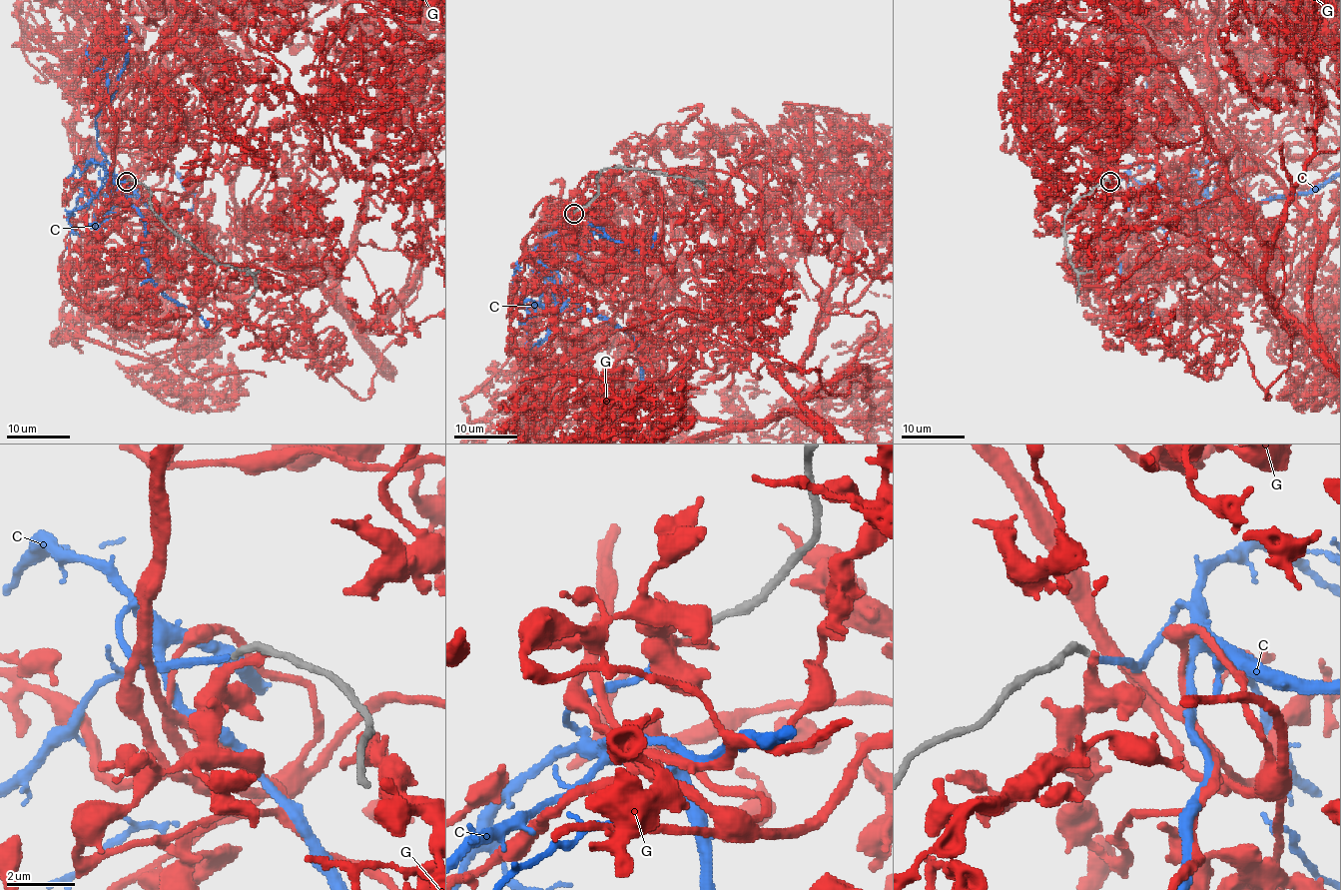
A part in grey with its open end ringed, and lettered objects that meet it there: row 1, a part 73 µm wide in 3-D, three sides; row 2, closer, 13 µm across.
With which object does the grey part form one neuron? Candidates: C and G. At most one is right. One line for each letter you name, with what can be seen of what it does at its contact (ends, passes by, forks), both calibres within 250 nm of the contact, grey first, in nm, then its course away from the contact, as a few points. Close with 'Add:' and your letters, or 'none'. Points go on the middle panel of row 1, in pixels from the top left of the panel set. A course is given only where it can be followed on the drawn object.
C: it ends; calibres 200 and 180 nm
Add: C

